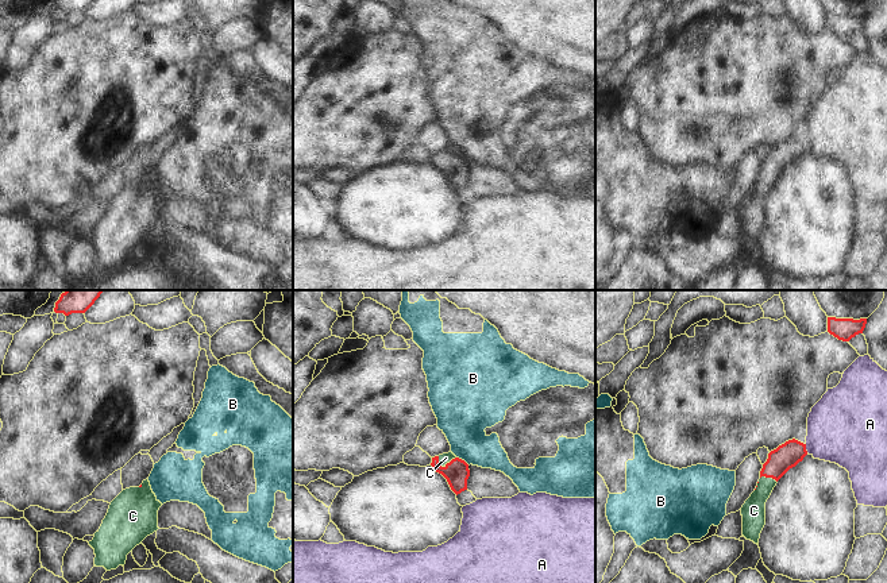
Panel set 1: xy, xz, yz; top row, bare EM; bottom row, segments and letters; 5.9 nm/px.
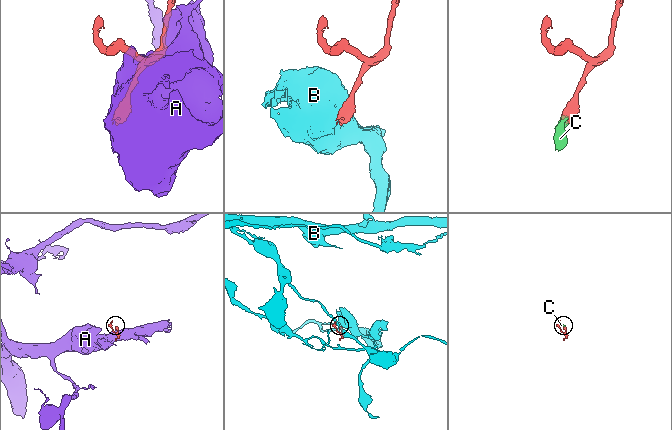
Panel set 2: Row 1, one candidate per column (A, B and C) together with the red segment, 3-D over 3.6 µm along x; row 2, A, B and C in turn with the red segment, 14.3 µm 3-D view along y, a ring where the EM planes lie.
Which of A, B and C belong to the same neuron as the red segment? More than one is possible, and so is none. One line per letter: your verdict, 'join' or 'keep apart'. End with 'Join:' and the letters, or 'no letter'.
A: keep apart
B: keep apart
C: join
Join: C

